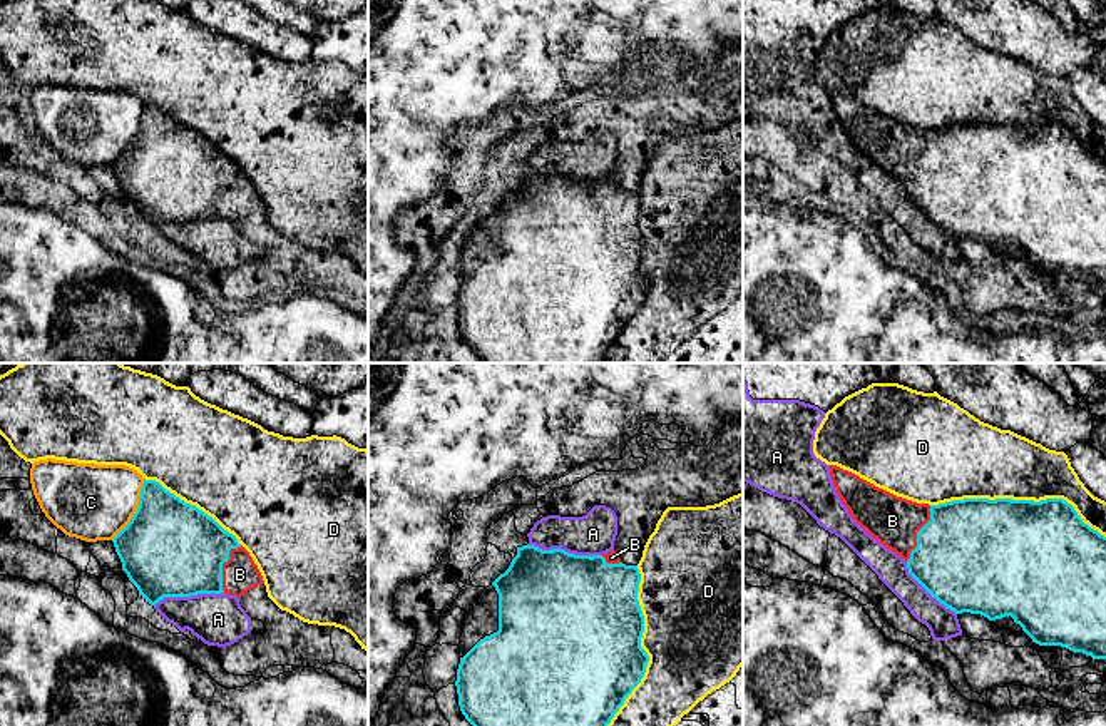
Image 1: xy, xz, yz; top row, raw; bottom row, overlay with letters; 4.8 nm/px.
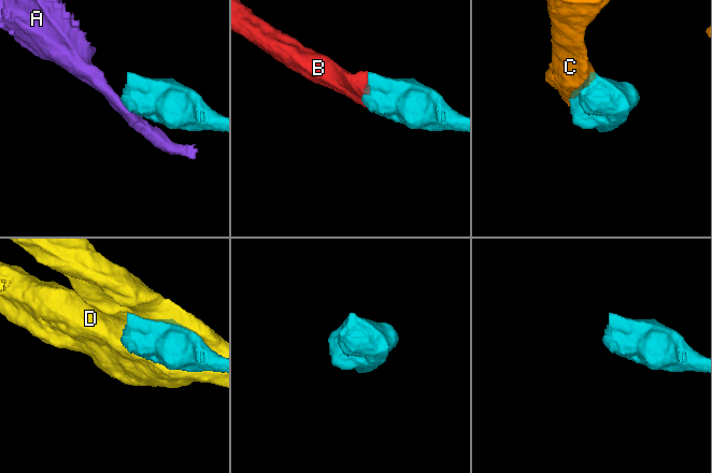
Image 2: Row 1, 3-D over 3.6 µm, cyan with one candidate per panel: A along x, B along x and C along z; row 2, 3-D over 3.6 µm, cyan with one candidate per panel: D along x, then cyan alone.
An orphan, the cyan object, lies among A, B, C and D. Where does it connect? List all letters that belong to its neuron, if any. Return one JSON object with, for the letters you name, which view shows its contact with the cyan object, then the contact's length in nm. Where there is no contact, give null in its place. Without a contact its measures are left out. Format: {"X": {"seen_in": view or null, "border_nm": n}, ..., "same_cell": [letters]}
{"B": {"seen_in": "yz", "border_nm": 300}, "same_cell": ["B"]}

